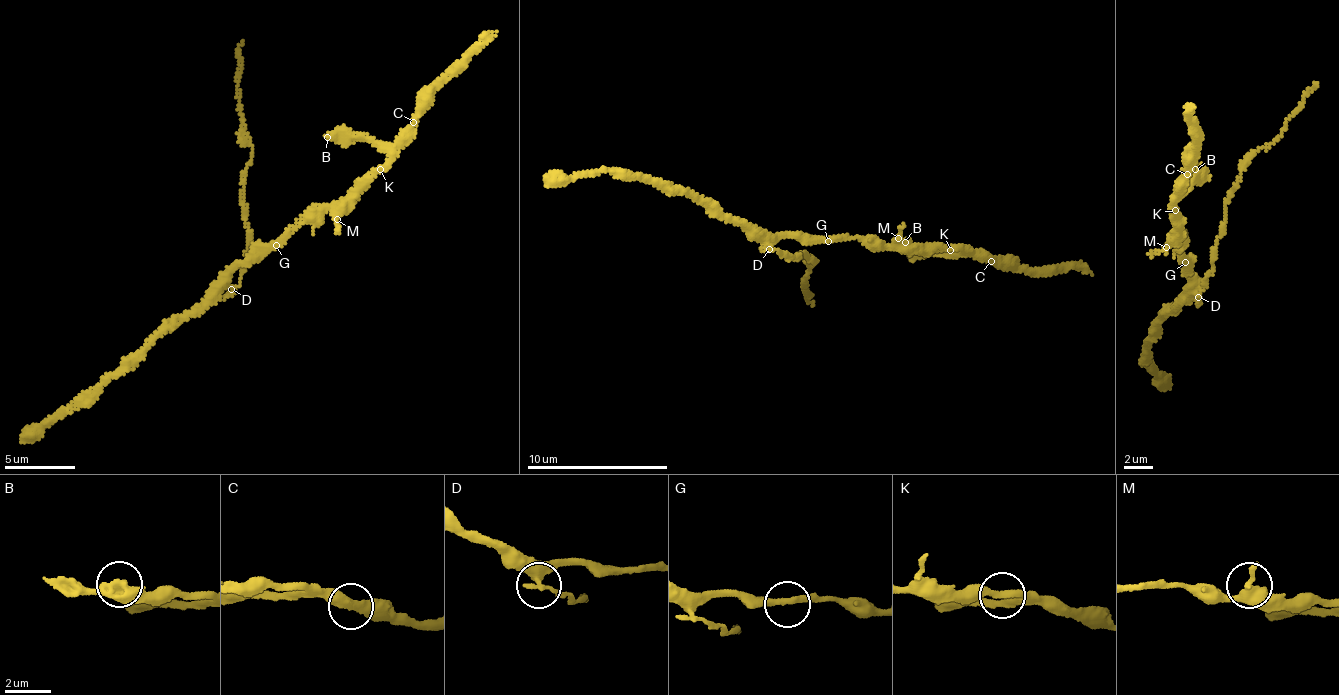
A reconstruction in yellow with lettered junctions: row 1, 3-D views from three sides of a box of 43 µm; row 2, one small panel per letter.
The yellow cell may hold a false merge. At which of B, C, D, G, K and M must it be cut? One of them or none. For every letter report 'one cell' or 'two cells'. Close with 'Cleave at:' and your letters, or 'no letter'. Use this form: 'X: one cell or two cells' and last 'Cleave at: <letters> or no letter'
B: one cell
C: one cell
D: two cells
G: one cell
K: one cell
M: one cell
Cleave at: D

